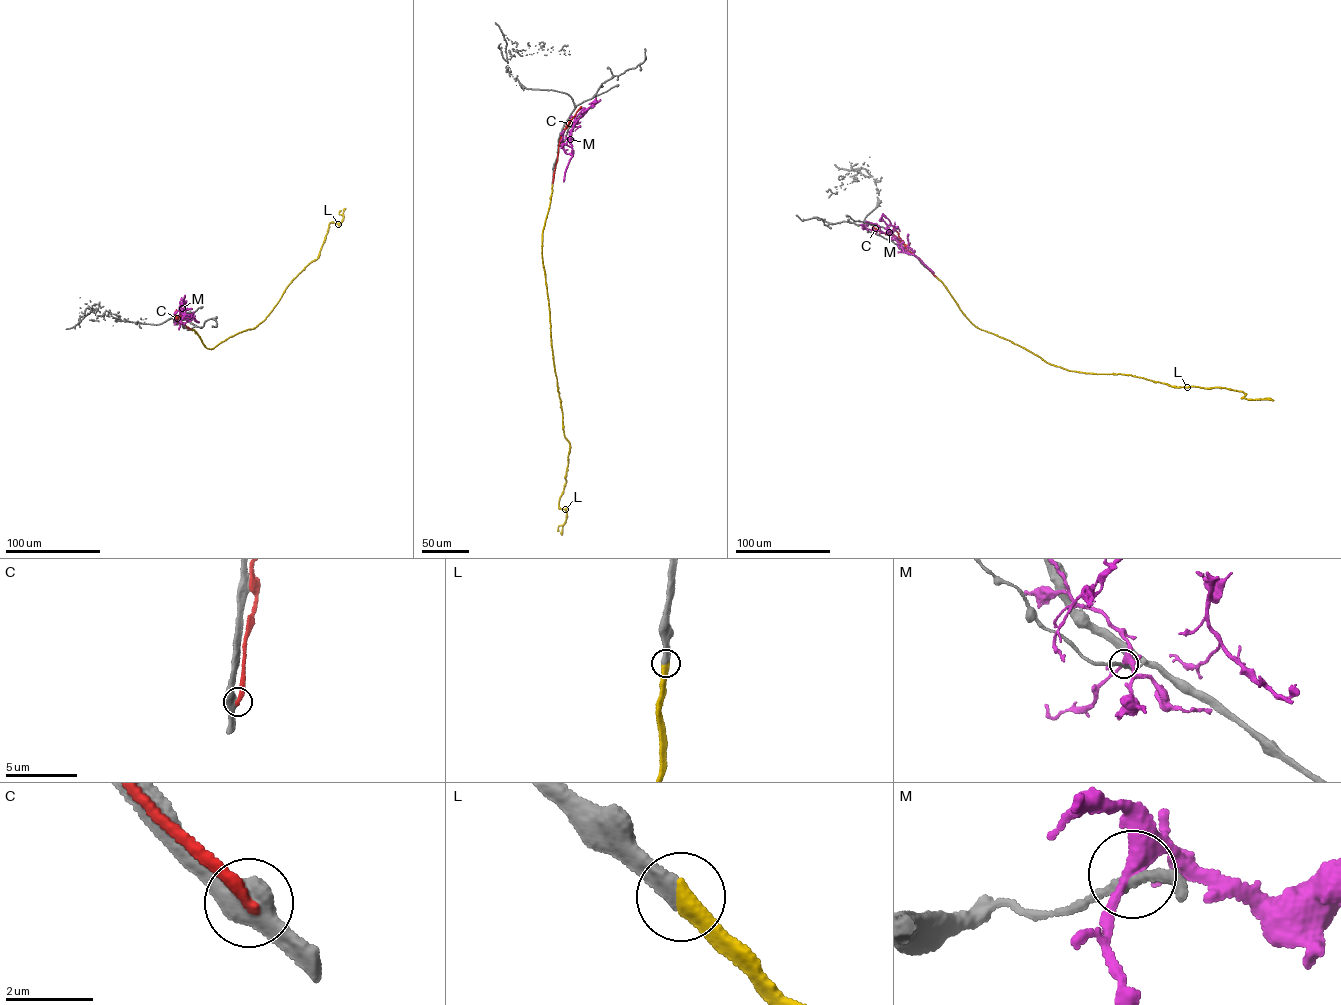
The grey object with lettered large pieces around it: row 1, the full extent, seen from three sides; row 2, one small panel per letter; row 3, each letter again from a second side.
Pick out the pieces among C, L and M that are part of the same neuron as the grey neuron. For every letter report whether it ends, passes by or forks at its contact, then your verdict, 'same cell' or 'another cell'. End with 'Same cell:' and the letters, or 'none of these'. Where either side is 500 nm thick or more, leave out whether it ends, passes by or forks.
C: another cell
L: it ends; same cell
M: it forks; another cell
Same cell: L

